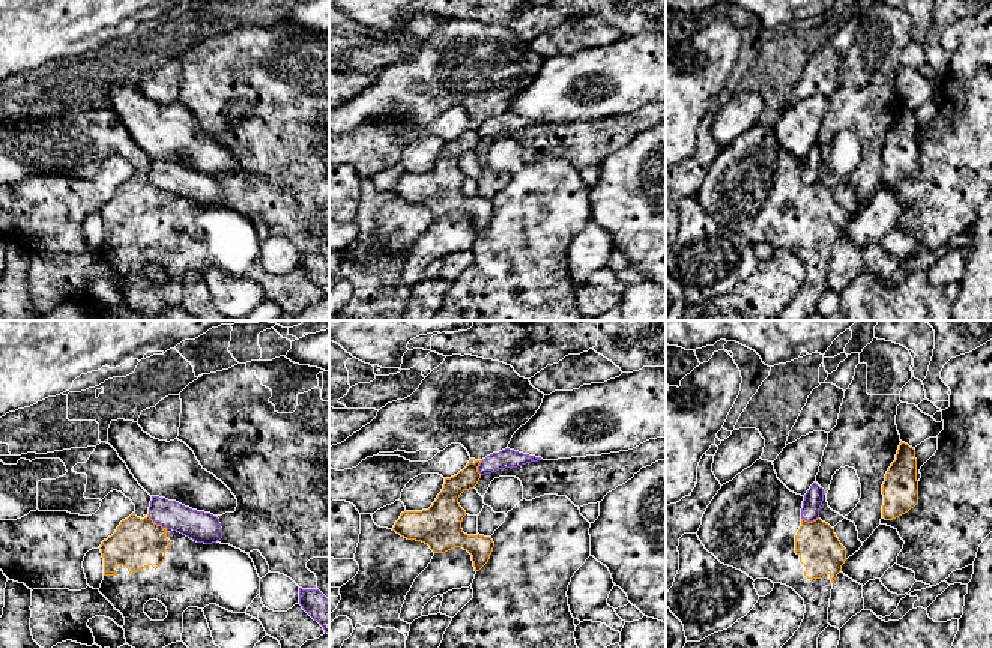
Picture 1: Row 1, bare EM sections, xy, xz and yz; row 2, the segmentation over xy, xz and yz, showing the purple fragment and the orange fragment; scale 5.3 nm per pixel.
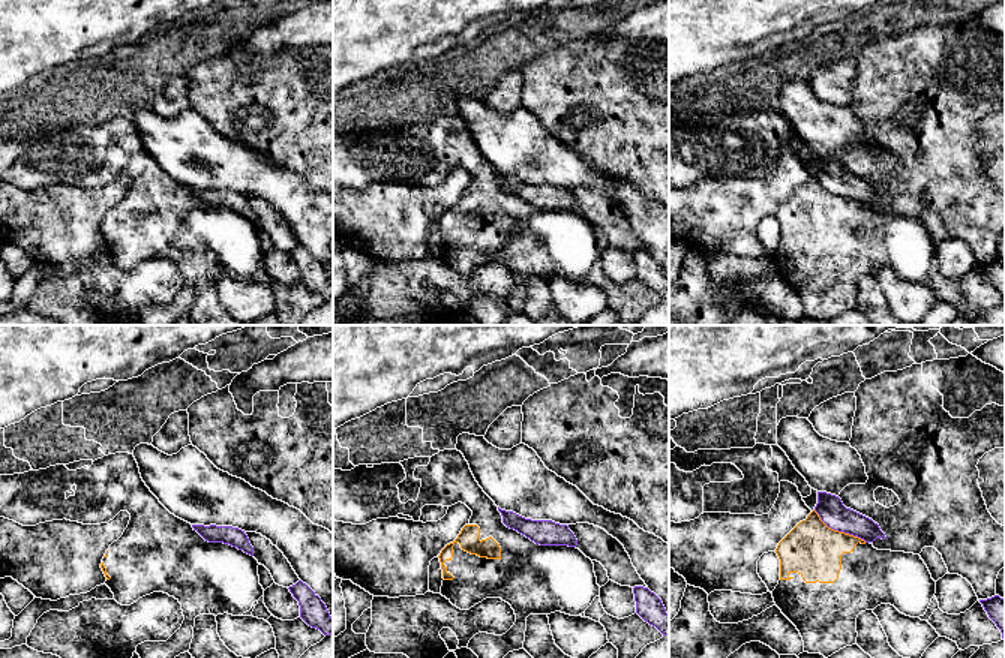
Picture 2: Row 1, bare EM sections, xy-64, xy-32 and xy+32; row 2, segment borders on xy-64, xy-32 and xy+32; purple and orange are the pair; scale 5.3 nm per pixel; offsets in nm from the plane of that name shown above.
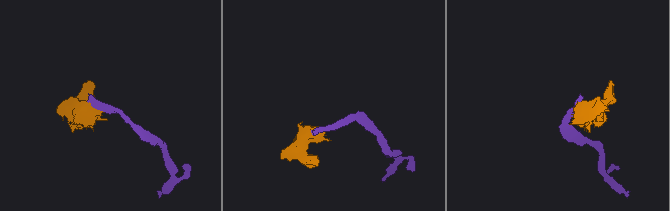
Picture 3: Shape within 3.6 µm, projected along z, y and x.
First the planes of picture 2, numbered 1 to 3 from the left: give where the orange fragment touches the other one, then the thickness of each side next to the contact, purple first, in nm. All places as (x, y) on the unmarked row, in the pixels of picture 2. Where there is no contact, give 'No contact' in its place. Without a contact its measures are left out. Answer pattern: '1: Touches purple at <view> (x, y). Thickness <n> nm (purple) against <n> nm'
1: No contact
2: No contact
3: Touches purple at xy+32 (839, 195). Thickness 150 nm (purple) against 300 nm

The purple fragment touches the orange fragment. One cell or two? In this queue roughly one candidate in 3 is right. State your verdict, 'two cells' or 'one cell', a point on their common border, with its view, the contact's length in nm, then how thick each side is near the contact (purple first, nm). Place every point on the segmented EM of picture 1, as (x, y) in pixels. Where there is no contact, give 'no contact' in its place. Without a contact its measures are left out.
two cells | xy (158, 523) | 130 nm | 160/260 nm

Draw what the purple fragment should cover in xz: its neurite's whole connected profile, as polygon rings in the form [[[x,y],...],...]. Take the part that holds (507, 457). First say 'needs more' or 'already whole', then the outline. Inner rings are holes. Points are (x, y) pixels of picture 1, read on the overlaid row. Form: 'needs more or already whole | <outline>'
already whole | [[[510,448],[487,456],[478,466],[481,475],[491,474],[505,468],[517,468],[531,462],[543,460],[541,457],[523,454]]]

